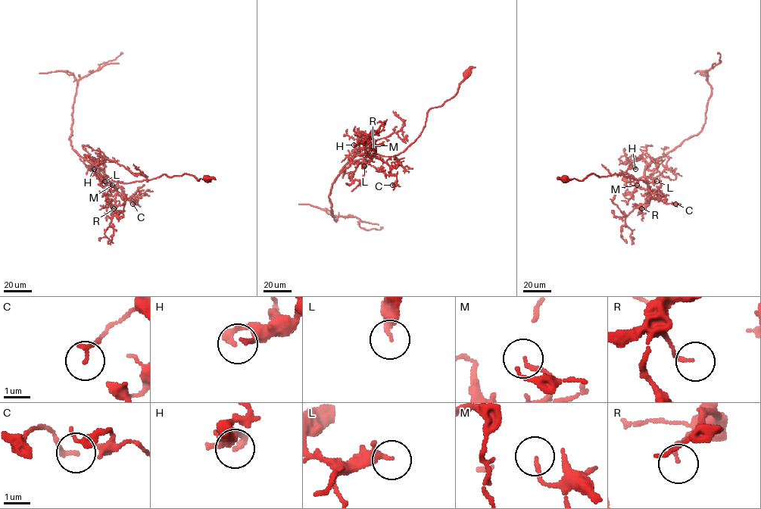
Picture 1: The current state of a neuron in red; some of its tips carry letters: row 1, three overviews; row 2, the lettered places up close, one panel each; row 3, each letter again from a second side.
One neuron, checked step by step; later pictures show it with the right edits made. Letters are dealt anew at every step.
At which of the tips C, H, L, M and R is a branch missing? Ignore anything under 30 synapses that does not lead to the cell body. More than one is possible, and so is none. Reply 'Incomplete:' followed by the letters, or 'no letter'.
Incomplete: no letter

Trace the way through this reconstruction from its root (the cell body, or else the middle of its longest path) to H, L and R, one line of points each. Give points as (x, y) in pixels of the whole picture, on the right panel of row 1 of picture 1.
H: (564, 179), (621, 174), (647, 183), (645, 162), (631, 161), (635, 169)
L: (564, 179), (582, 180), (592, 173), (599, 177), (621, 174), (647, 183), (644, 180), (647, 177), (656, 181)
R: (564, 179), (582, 180), (592, 173), (599, 177), (621, 174), (647, 183), (647, 178), (647, 198), (641, 208)

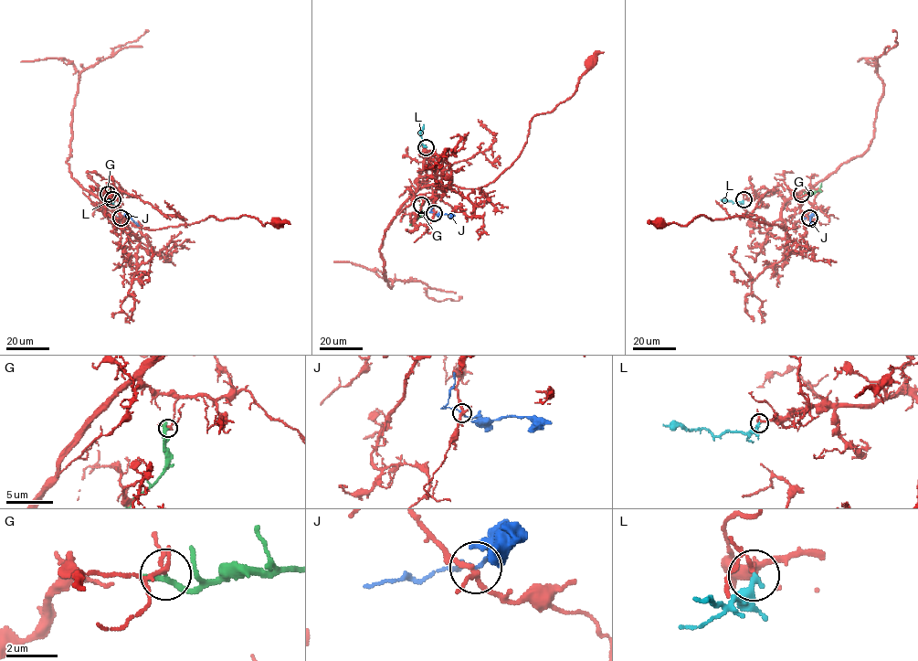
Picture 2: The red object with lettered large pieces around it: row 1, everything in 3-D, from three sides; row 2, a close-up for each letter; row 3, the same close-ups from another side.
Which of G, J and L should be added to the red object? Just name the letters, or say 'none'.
L

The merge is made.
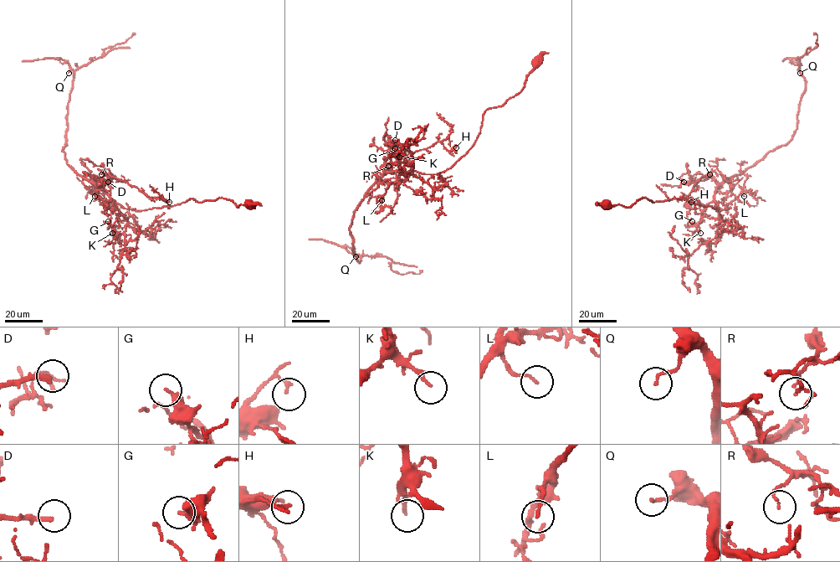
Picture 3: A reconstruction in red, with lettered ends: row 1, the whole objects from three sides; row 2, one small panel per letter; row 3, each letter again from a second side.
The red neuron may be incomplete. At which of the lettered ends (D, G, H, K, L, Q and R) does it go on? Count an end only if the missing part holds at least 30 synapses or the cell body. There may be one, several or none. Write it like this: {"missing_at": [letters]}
{"missing_at": ["D", "K"]}

